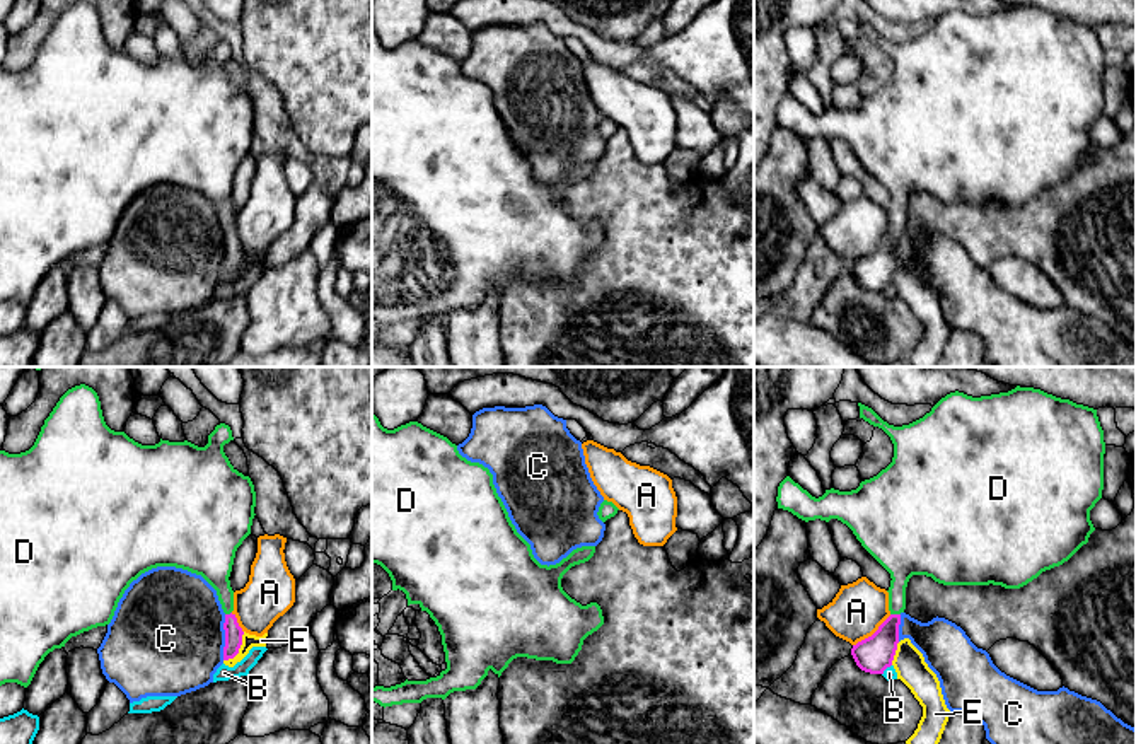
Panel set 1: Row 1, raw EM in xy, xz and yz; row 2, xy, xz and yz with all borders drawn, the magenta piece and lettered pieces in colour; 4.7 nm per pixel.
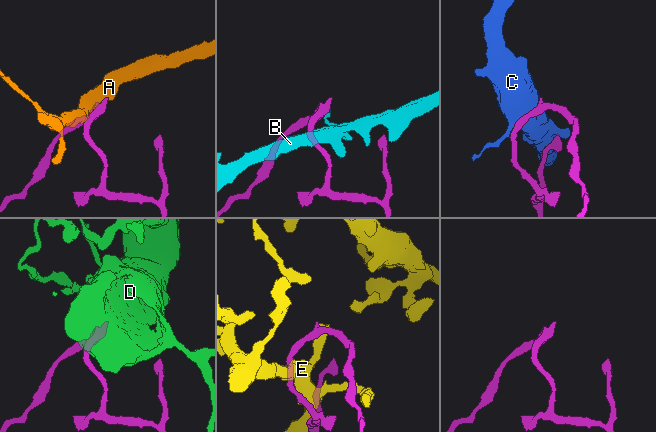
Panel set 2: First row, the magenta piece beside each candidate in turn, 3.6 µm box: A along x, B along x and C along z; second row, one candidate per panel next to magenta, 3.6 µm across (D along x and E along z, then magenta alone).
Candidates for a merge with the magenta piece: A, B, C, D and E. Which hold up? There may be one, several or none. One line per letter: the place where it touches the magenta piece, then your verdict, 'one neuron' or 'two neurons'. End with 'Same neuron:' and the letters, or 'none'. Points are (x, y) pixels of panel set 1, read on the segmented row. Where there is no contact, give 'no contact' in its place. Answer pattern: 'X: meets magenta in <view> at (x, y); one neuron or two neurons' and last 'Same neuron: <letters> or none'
A: meets magenta in yz at (874, 633); two neurons
B: meets magenta in yz at (886, 668); two neurons
C: meets magenta in xy at (226, 637); two neurons
D: meets magenta in yz at (896, 615); one neuron
E: meets magenta in xy at (239, 647); two neurons
Same neuron: D

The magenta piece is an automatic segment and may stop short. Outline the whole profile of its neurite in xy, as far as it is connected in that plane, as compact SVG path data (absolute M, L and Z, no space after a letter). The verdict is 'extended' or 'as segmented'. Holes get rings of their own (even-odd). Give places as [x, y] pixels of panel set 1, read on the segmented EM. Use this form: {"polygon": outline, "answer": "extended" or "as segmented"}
{"polygon": "M80 384L68 389L60 398L49 416L44 420L44 425L29 450L20 454L0 450L0 686L5 683L17 683L27 688L39 664L49 652L65 647L72 636L109 625L118 602L130 584L142 573L157 567L176 567L201 575L217 590L225 613L223 660L234 659L239 654L244 631L232 613L234 590L229 577L237 548L251 534L252 519L256 515L256 491L251 478L239 473L225 456L223 445L230 440L234 440L230 427L220 423L208 435L208 444L205 447L198 447L188 440L169 442L162 439L155 445L142 445L130 439L125 432L111 430L104 421L97 392L92 387Z", "answer": "extended"}

